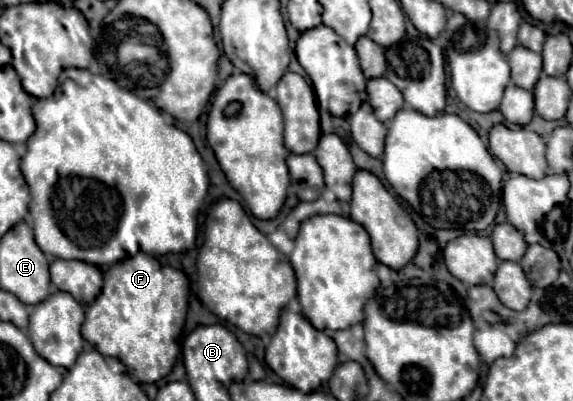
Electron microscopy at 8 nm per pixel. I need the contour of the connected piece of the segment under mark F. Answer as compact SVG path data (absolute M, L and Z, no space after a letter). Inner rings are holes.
M138 252L134 258L126 258L114 264L104 274L104 284L100 296L90 304L85 311L85 320L82 324L82 336L90 342L102 356L118 358L130 376L138 378L142 384L152 384L162 380L172 372L176 356L182 349L184 334L184 320L188 312L188 278L184 272L162 265L156 258L143 252Z

